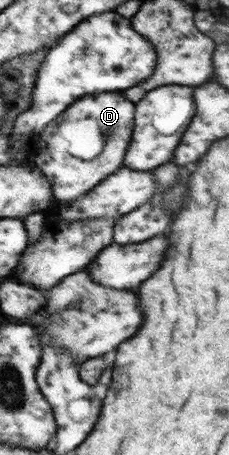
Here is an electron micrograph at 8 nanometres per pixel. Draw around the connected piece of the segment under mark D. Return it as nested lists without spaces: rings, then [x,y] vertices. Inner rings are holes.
[[[119,92],[90,95],[80,97],[75,105],[69,105],[67,111],[56,117],[55,123],[47,124],[47,129],[43,128],[37,136],[43,156],[36,159],[30,155],[30,161],[35,161],[33,164],[51,182],[57,202],[79,199],[123,167],[123,156],[131,141],[134,102]]]

